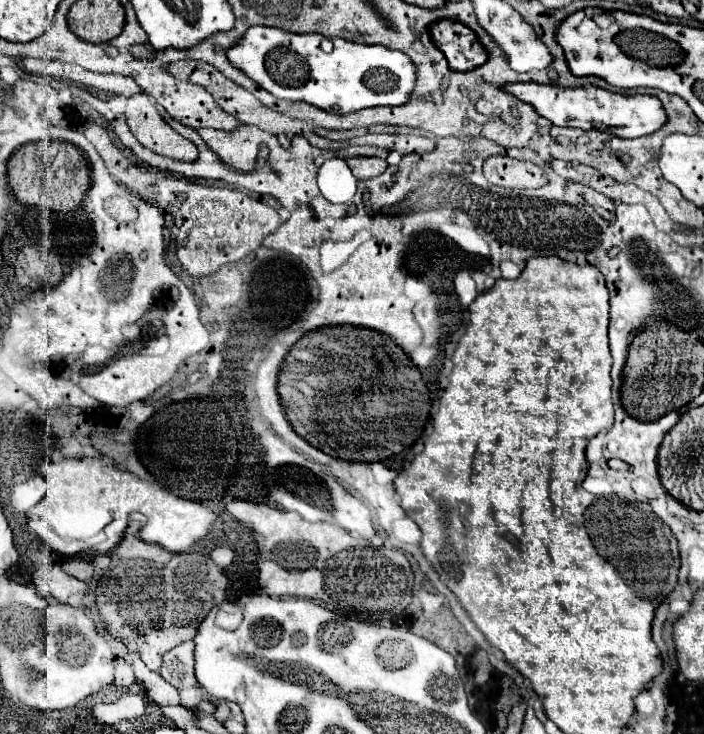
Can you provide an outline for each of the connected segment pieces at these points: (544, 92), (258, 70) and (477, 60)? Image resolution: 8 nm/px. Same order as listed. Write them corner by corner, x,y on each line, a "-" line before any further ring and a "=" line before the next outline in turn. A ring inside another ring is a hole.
510,83
502,87
520,101
532,105
538,115
550,119
560,127
580,127
592,129
594,123
612,129
612,135
620,137
642,137
658,131
666,123
666,113
662,103
650,95
618,95
606,89
588,85
588,87
560,87
560,85
540,85
540,83
=
254,25
250,27
242,39
230,51
226,51
230,63
238,67
242,73
246,73
252,81
256,81
262,89
272,93
278,99
284,101
306,101
314,107
320,107
328,113
352,113
368,107
380,107
380,105
404,105
414,89
416,81
416,67
406,59
402,51
386,49
382,45
362,45
354,41
346,41
340,37
334,37
334,53
326,55
320,51
322,35
318,33
290,33
274,27
262,27
=
440,19
430,25
430,39
446,55
452,71
470,71
486,63
488,53
478,43
474,31
458,21

